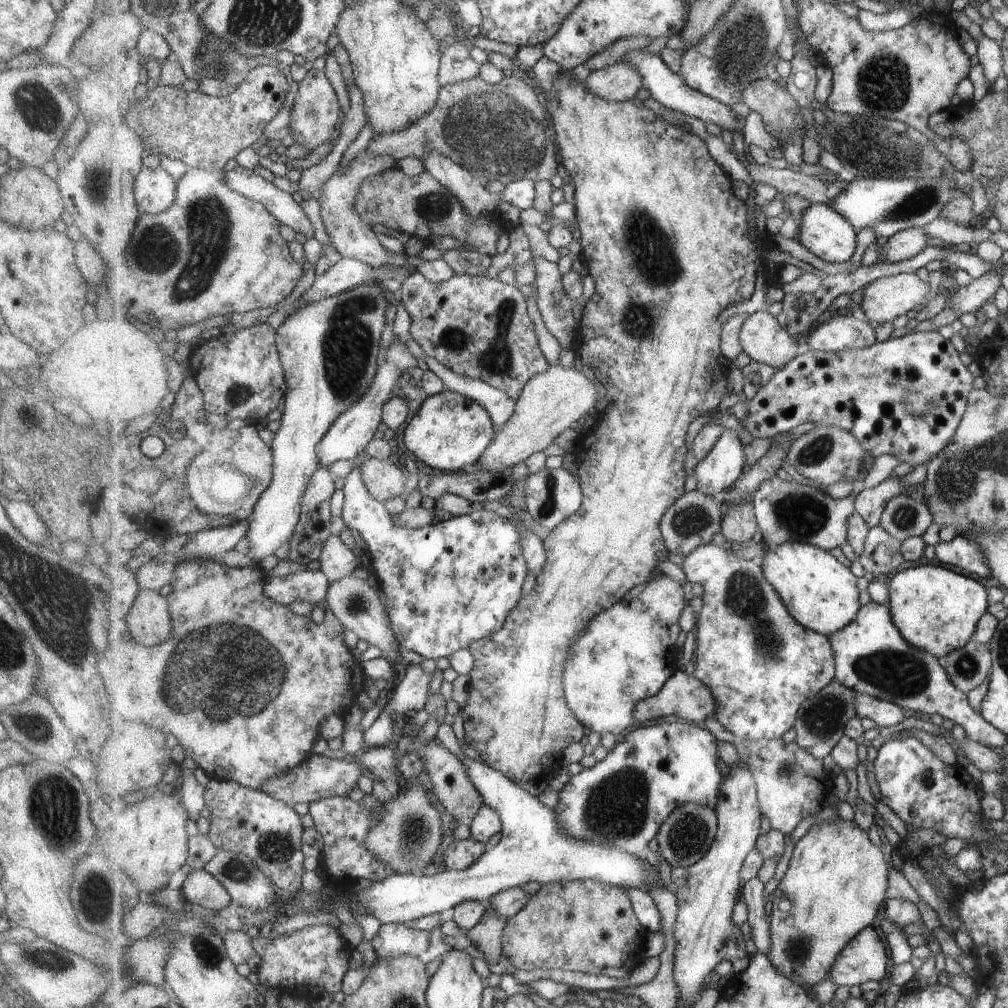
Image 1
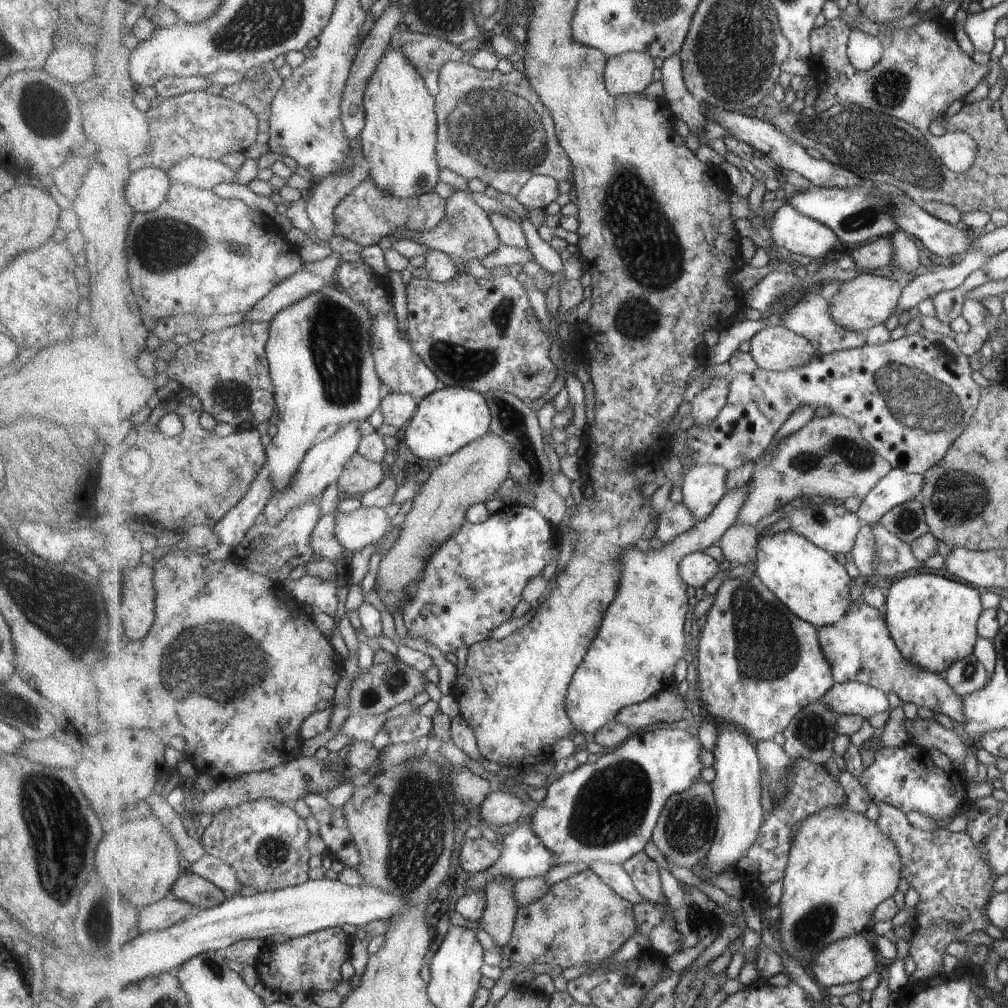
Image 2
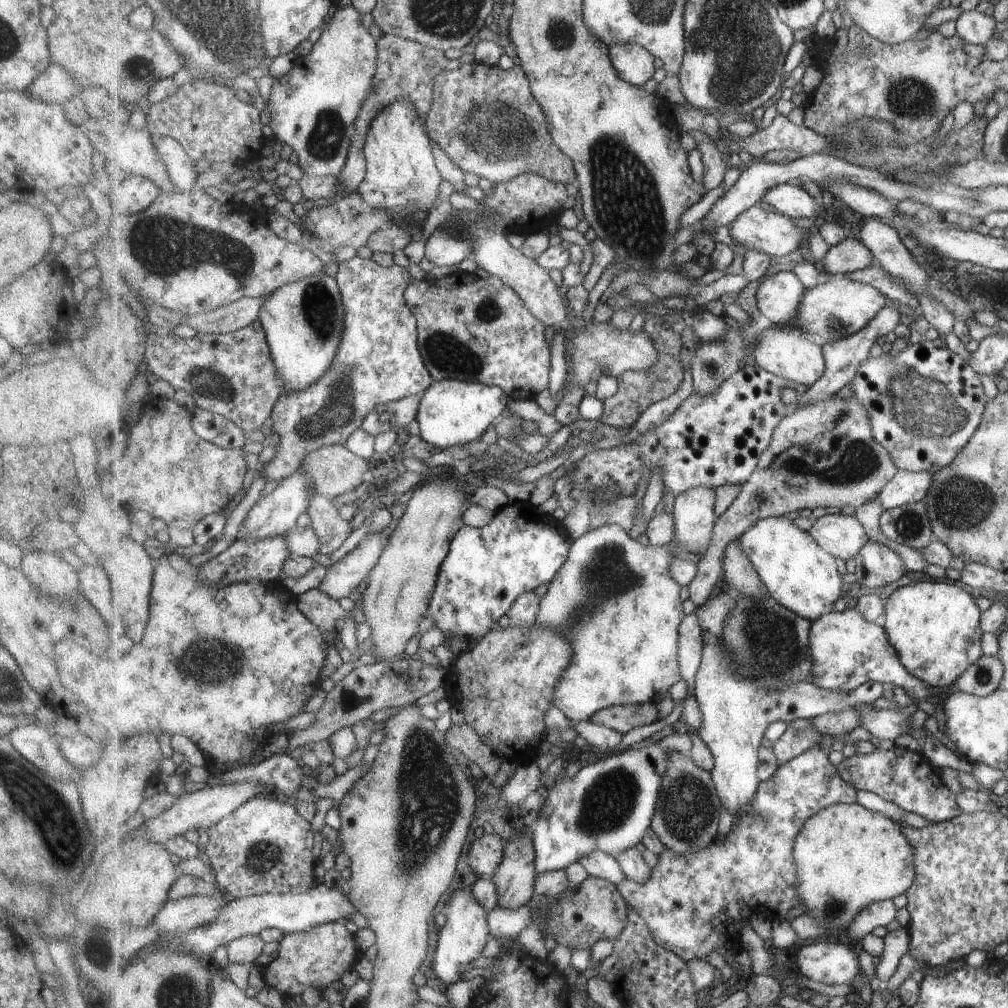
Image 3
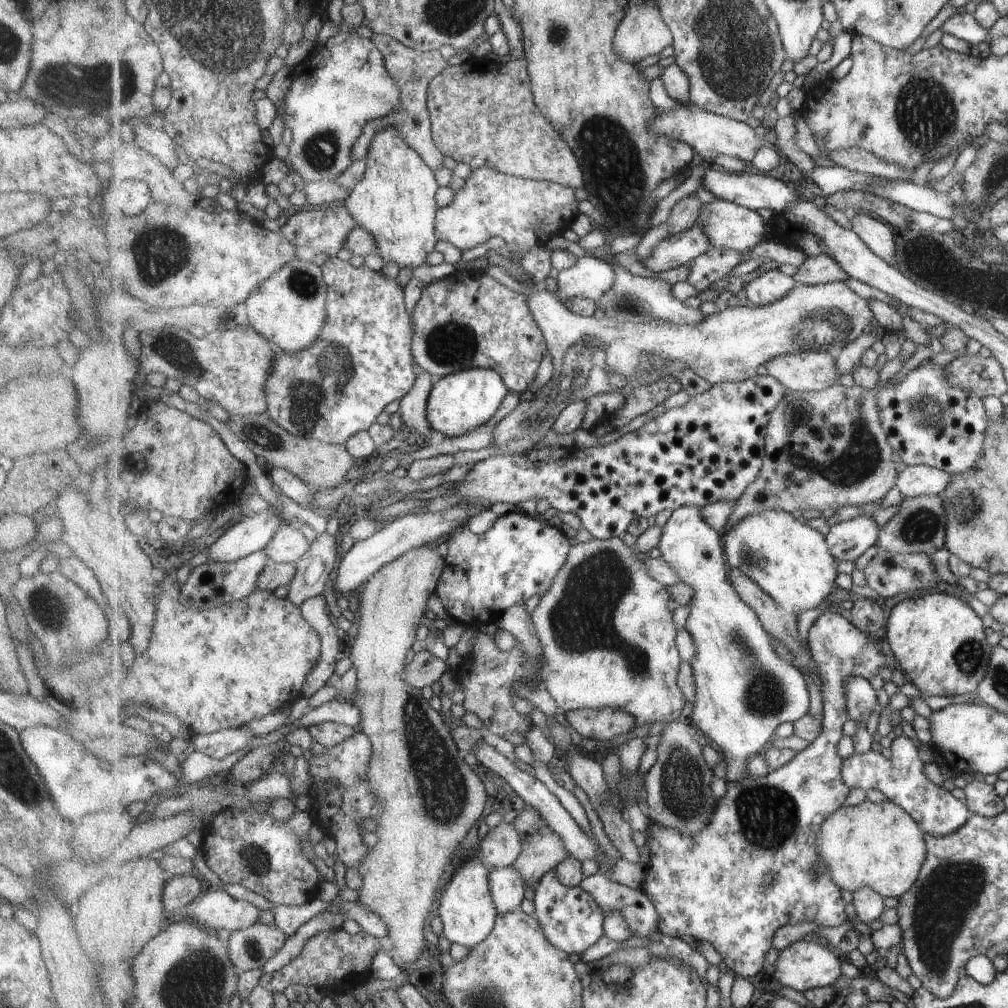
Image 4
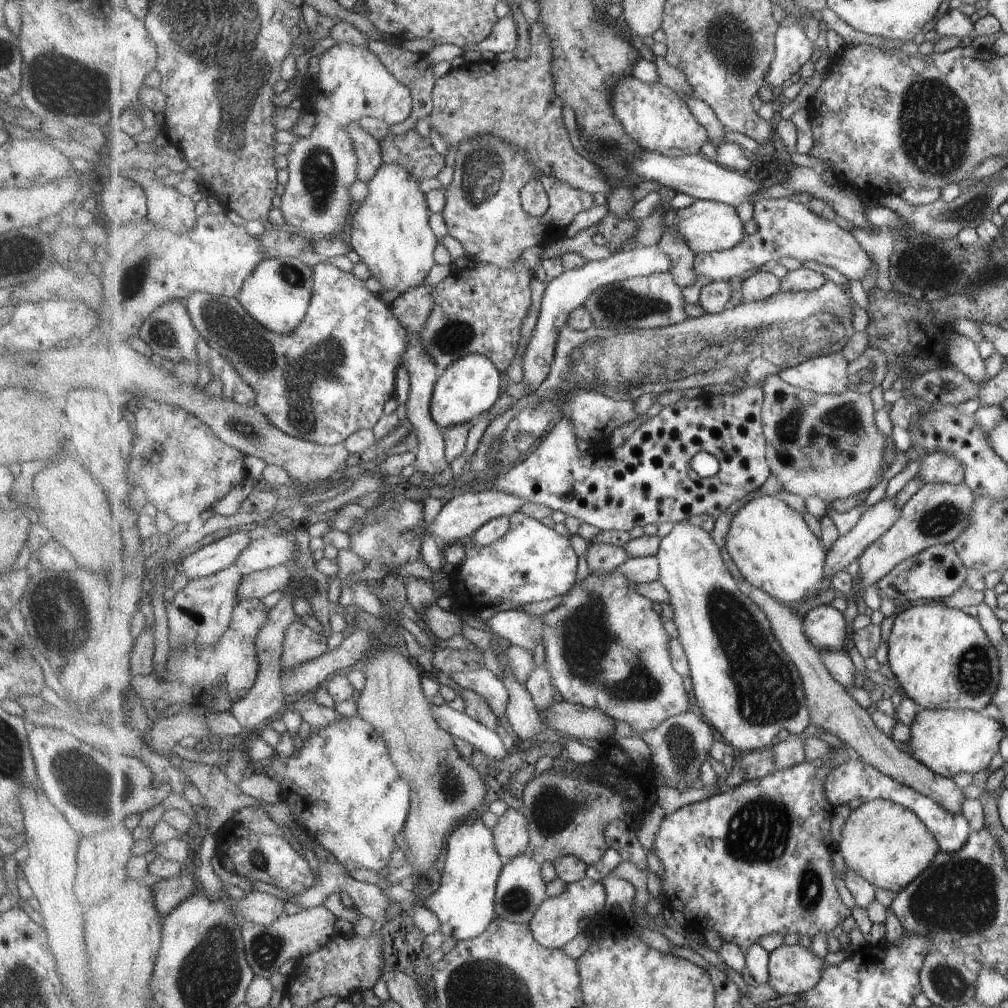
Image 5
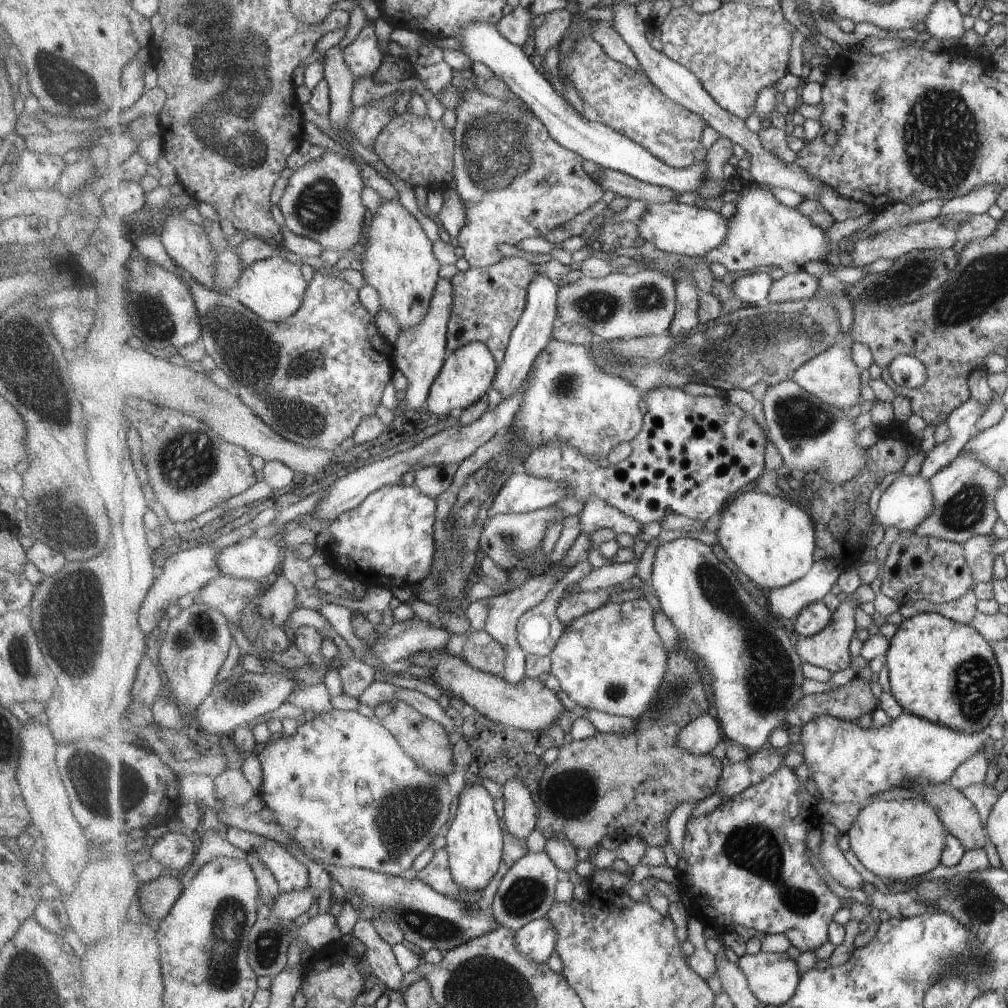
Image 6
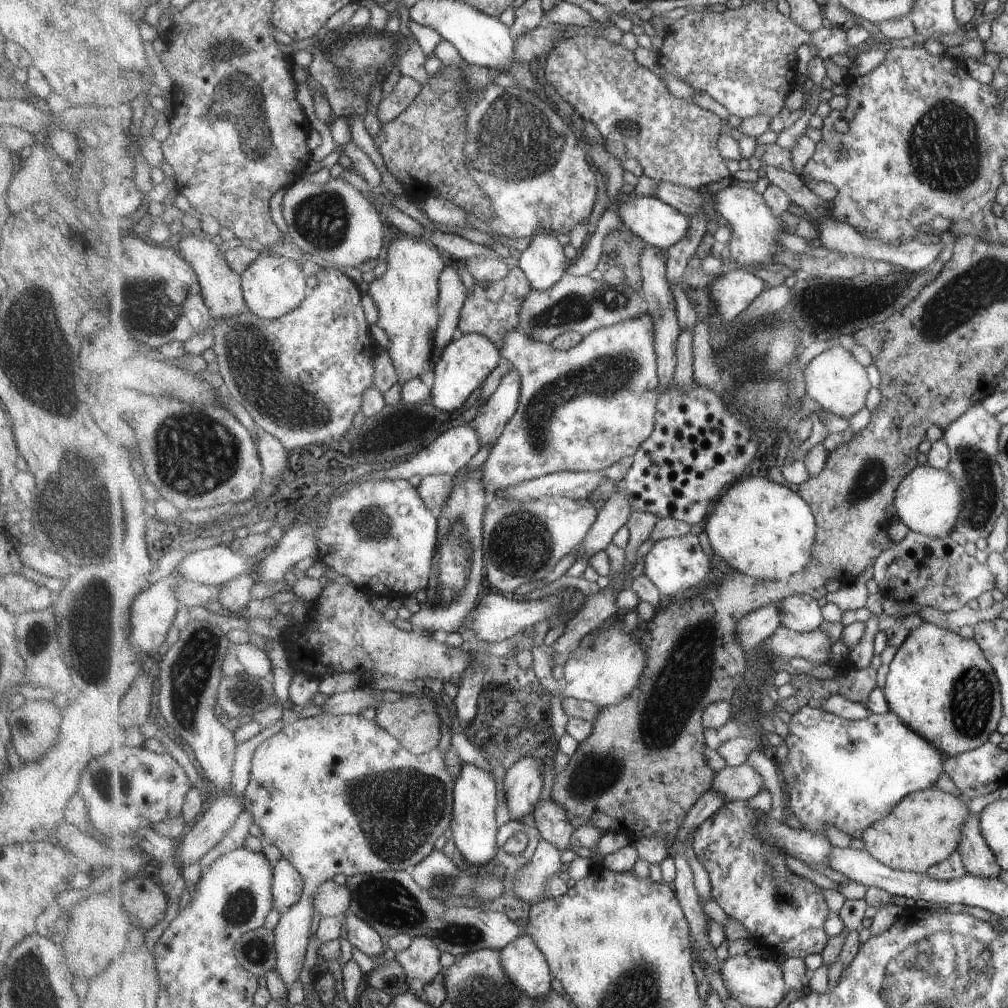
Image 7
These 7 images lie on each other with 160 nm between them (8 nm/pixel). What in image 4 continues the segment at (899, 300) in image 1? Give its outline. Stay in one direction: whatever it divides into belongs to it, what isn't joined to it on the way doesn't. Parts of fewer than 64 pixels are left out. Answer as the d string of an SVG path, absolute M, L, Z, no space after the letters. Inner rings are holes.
M836 281L826 284L819 285L798 285L795 290L791 290L789 295L785 296L783 300L777 300L775 304L767 304L767 306L738 306L738 307L727 307L724 311L719 311L714 315L705 317L699 324L696 325L676 325L673 323L659 322L658 325L645 325L643 323L624 323L619 319L612 319L611 317L604 316L602 318L586 317L585 315L574 313L565 302L561 300L561 296L558 293L545 289L534 288L532 292L524 291L525 296L528 296L528 304L532 309L533 316L536 317L536 321L540 324L541 330L544 332L546 344L548 346L547 353L551 356L553 362L553 374L549 381L541 387L538 392L533 396L523 397L516 407L507 414L502 420L500 420L492 430L494 436L495 447L492 449L492 454L501 455L501 451L505 450L509 455L522 455L529 453L545 438L545 434L552 430L553 424L556 423L557 417L575 401L588 401L594 396L603 393L621 393L628 397L637 387L643 385L655 384L656 382L662 382L664 378L681 376L681 372L685 372L685 368L688 368L692 373L698 377L708 381L711 385L722 383L725 381L740 383L746 381L751 377L759 374L765 364L781 355L790 355L803 351L827 351L828 353L840 354L842 350L853 341L856 341L863 333L866 332L873 319L876 318L875 313L872 309L872 302L861 298L847 287L844 281Z

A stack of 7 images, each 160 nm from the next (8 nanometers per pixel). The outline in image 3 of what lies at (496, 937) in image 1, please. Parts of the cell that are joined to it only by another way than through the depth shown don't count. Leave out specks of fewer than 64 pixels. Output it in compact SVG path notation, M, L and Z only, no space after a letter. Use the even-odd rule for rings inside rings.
M517 832L506 842L505 856L491 880L497 886L499 906L516 910L535 895L536 849L531 834Z

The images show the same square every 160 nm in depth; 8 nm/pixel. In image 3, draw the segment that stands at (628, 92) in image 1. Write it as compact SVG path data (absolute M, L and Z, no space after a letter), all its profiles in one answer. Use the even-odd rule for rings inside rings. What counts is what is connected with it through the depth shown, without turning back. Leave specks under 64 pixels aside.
M615 44L610 47L612 64L621 79L640 86L655 72L655 56L643 46L635 44Z

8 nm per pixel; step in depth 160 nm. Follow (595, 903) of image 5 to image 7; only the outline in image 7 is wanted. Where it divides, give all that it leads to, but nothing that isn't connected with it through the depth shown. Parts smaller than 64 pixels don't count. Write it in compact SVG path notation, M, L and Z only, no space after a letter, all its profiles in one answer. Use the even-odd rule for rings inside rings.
M525 931L503 950L503 954L501 960L505 960L509 976L533 1002L543 1002L553 992L551 966L531 934Z

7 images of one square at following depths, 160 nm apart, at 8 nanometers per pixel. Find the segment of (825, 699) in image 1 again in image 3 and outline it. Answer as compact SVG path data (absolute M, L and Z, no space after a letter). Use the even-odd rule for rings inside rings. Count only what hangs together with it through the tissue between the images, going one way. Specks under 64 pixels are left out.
M811 719L787 723L786 731L772 747L780 765L787 764L813 748L819 748L825 742L825 734L821 734L821 730L811 724Z

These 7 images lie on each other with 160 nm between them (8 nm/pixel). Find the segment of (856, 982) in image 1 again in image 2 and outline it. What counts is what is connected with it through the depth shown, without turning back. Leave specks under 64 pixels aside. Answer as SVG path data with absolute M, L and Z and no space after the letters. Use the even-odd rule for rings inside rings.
M859 935L831 943L811 964L815 979L827 989L862 982L881 968L880 953Z

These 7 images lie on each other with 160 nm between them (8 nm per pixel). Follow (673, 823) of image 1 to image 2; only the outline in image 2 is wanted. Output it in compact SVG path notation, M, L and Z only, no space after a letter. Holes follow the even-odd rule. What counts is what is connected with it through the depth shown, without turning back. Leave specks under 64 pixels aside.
M699 778L685 792L675 792L664 807L652 842L663 854L669 865L692 869L701 864L713 847L717 831L717 810L712 784Z

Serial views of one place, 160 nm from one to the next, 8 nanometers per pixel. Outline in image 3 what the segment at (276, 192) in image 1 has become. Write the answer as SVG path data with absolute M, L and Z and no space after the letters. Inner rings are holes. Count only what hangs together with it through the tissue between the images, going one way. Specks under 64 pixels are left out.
M152 136L152 138L175 188L181 193L191 191L199 175L195 170L195 160L187 155L185 148L175 138L169 136L161 136L161 138Z

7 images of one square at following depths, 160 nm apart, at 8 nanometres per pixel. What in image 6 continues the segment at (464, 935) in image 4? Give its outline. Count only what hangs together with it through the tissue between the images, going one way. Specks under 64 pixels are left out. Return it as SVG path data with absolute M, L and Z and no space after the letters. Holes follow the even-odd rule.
M467 783L459 795L456 818L445 835L453 879L466 891L485 890L504 861L504 821L495 812L495 798L481 783Z

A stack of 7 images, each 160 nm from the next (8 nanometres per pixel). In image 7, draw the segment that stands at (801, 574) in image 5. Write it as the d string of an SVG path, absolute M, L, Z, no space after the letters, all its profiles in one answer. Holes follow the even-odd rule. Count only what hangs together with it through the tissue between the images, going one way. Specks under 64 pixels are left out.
M750 476L739 480L735 488L725 494L717 504L716 512L706 520L704 531L707 533L712 550L728 565L739 573L756 580L777 582L787 580L802 572L813 556L813 548L817 542L817 520L812 506L783 484L771 481L766 477Z

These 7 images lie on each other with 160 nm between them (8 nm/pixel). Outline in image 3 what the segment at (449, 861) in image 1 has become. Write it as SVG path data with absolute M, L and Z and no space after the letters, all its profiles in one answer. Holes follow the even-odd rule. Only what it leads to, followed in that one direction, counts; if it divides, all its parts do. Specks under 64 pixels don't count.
M485 834L472 842L467 855L467 864L479 878L489 878L501 865L505 856L506 842L499 834Z

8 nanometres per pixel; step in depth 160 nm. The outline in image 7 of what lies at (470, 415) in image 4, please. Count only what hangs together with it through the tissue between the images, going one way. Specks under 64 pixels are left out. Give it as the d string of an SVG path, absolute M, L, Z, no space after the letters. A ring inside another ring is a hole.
M464 334L449 344L439 358L433 359L434 384L431 388L430 401L443 412L455 412L465 406L469 396L483 387L494 371L501 365L500 348L493 341L481 334Z

